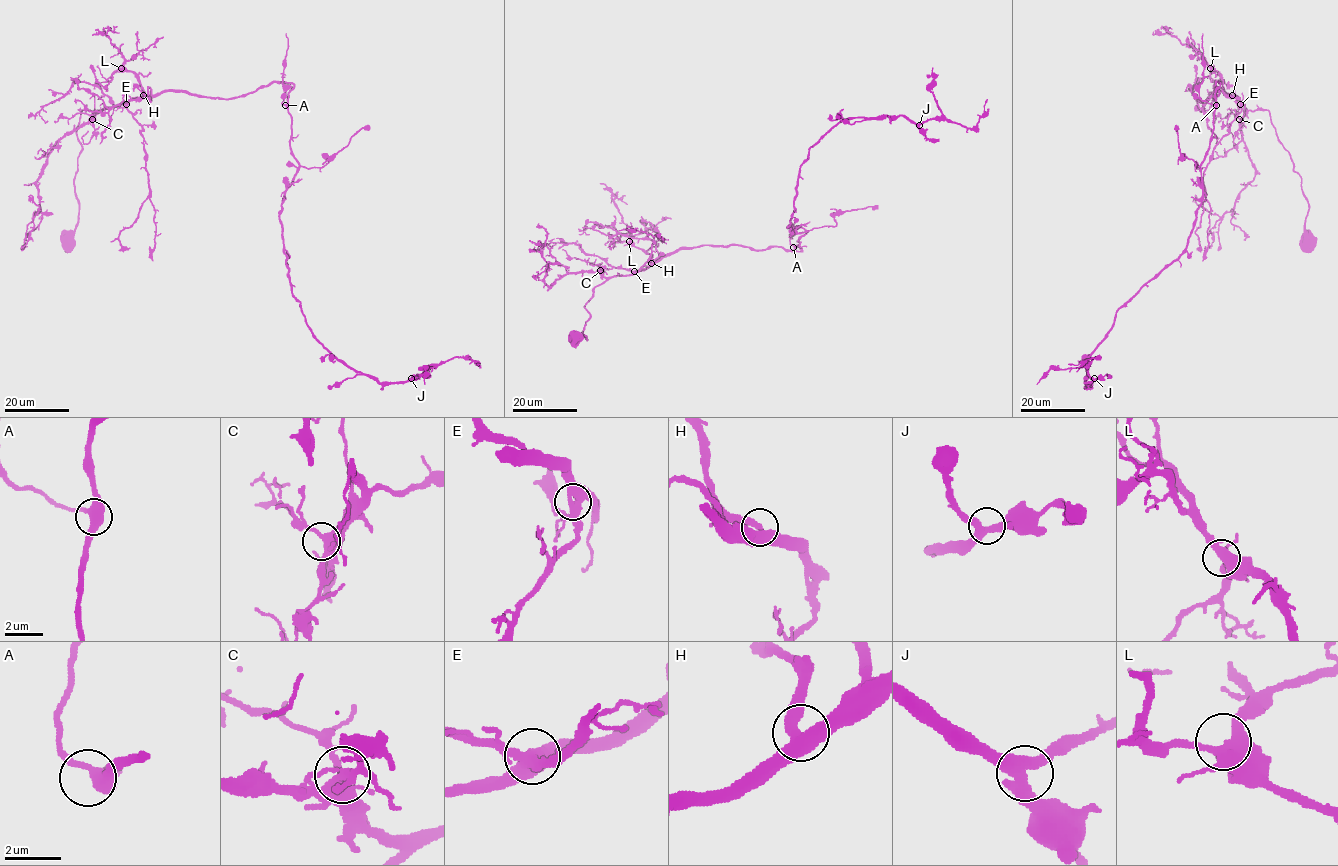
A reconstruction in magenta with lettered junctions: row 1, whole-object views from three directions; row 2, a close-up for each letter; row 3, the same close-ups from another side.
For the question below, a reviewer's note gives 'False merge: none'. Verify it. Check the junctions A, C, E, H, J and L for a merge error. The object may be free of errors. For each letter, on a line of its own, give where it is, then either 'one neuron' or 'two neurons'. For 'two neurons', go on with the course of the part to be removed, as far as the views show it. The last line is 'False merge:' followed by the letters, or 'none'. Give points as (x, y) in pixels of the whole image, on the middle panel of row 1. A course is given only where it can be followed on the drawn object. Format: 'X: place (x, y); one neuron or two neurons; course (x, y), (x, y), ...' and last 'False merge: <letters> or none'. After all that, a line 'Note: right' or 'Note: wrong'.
A: place (793, 247); one neuron
C: place (600, 270); one neuron
E: place (634, 271); one neuron
H: place (651, 263); one neuron
J: place (919, 125); one neuron
L: place (629, 241); one neuron
False merge: none
Note: right

